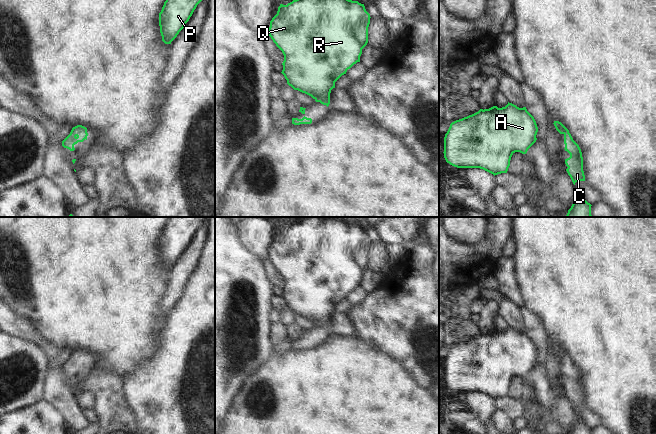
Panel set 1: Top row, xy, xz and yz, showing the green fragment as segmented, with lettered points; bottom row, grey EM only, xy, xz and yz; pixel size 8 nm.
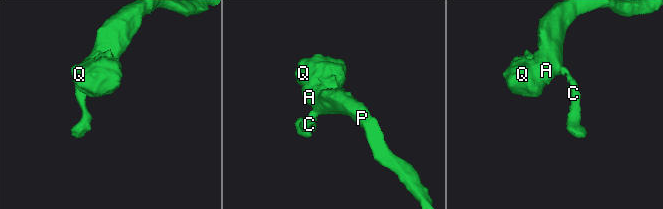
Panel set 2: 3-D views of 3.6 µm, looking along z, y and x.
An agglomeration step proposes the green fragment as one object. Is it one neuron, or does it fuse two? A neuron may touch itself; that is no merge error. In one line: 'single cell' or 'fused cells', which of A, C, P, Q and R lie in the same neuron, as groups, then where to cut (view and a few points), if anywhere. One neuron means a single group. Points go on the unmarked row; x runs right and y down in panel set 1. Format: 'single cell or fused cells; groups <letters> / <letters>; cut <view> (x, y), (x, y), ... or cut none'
single cell; groups A C P Q R; cut none

